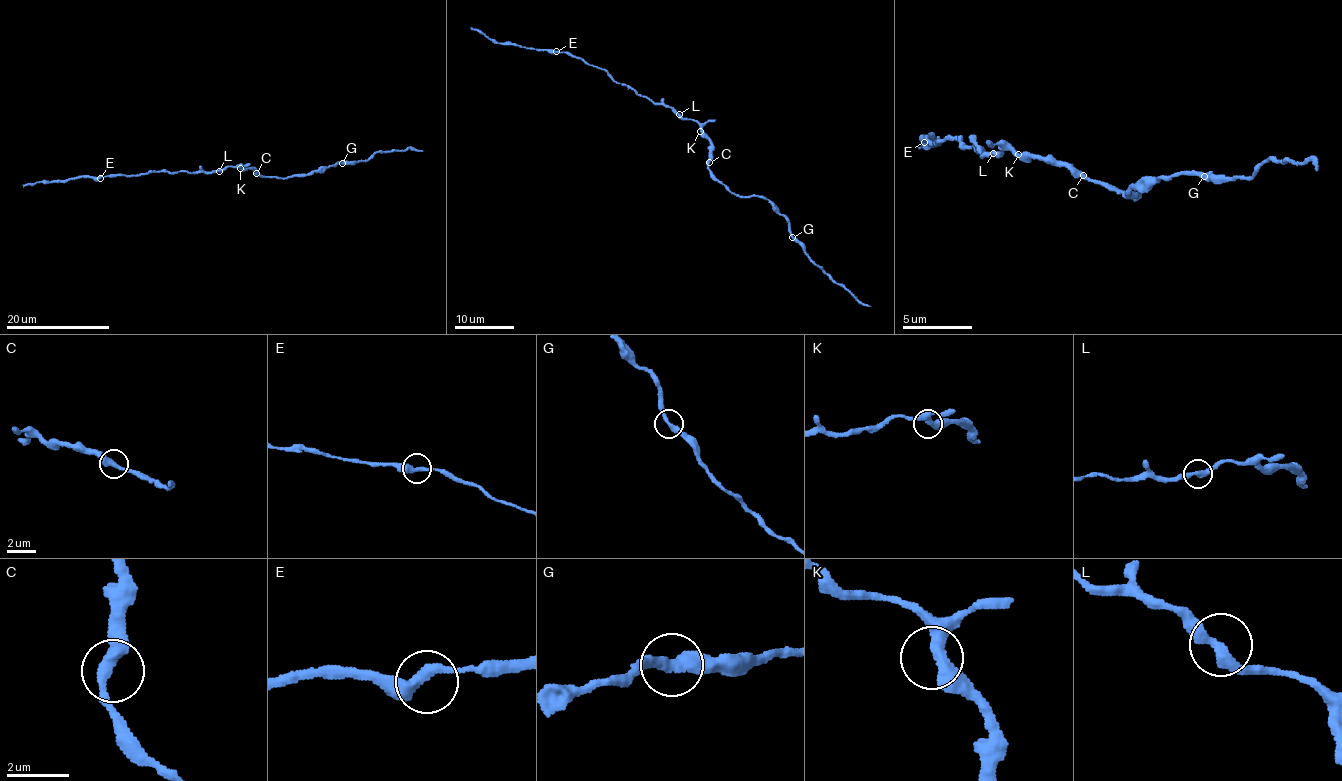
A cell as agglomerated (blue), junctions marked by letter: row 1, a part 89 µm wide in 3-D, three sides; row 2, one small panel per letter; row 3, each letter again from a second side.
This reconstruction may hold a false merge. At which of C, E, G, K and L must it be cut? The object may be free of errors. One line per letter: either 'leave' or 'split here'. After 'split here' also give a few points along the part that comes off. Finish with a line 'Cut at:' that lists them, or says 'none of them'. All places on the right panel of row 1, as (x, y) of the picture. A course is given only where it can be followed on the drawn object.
C: leave
E: leave
G: leave
K: leave
L: leave
Cut at: none of them

